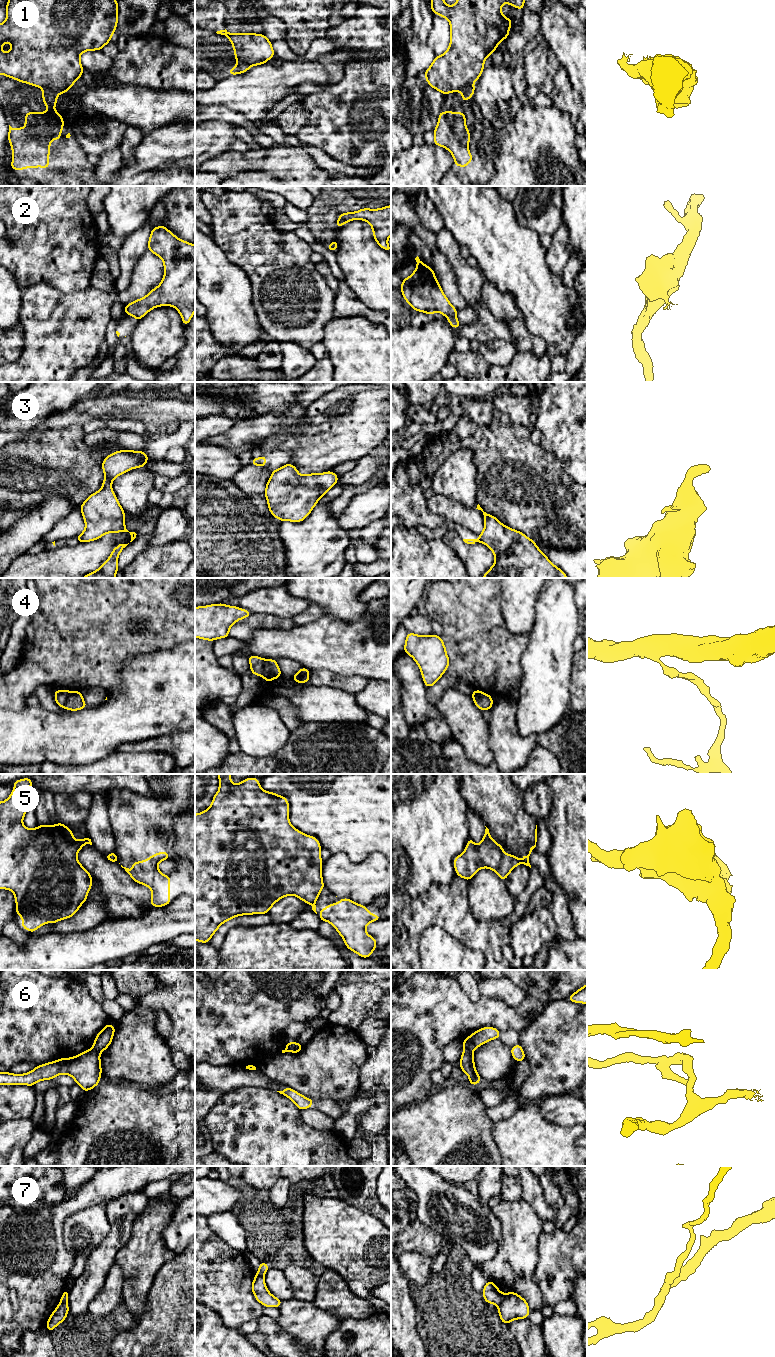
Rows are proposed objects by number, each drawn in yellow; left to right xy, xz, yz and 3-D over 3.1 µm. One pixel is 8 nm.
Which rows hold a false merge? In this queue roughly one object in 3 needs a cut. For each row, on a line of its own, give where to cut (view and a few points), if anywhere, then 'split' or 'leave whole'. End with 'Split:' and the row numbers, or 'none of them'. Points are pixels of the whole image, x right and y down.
1: xy (40, 86), (45, 86), (58, 93) | split
2: yz (454, 316), (448, 318) | split
3: yz (479, 536), (480, 541) | split
4: xz (265, 659), (263, 671), (260, 675) | split
5: xz (314, 902), (312, 905) | split
6: xz (295, 1043), (292, 1051) | split
7: yz (503, 1294), (502, 1301), (498, 1306) | split
Split: 1, 2, 3, 4, 5, 6, 7

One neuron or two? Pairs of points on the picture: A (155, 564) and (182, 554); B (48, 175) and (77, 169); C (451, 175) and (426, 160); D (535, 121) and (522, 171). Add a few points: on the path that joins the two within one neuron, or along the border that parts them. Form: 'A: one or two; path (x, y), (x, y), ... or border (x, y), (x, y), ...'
A: one; path (162, 564), (175, 557)
B: one; path (55, 169), (70, 169)
C: two; border (444, 148), (452, 155), (455, 167), (443, 175)
D: one; path (535, 133), (535, 153), (529, 159)

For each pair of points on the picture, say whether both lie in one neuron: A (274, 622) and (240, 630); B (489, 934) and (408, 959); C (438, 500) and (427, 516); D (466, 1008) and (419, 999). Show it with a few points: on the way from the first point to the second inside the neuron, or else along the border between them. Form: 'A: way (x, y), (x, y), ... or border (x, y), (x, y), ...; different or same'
A: way (266, 622), (253, 622), (248, 625); same
B: way (464, 927), (458, 921), (427, 921), (414, 934); same
C: border (425, 500), (426, 506), (443, 518); different
D: way (454, 1004), (431, 1004); same

